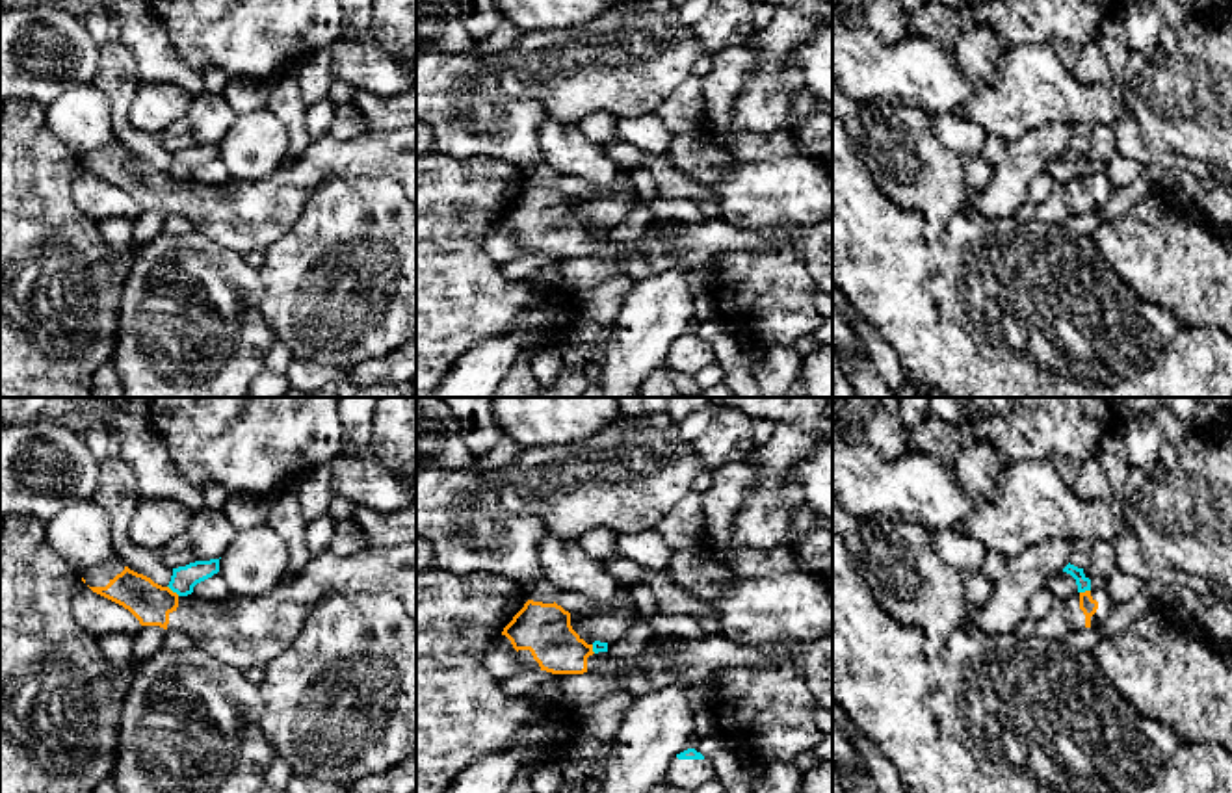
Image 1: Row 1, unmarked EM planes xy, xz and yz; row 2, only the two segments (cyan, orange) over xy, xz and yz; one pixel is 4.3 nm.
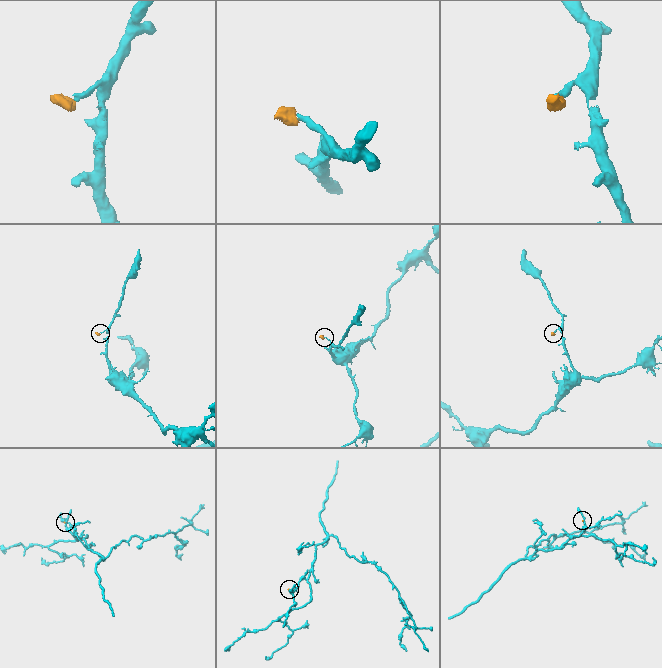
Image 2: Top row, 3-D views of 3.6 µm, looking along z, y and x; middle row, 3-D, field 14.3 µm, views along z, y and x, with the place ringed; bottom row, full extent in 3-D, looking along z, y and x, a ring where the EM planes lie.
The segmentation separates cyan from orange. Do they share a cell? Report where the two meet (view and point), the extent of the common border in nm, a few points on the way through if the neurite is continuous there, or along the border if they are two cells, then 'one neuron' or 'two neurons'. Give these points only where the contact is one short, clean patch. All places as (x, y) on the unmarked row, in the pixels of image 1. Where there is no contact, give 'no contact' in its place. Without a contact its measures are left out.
contact xy (173, 175); length 70 nm; border xy (168, 169), (179, 179); two neurons

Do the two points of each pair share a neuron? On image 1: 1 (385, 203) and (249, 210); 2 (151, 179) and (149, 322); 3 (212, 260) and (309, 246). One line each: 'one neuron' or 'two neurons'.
1: two neurons
2: two neurons
3: two neurons

